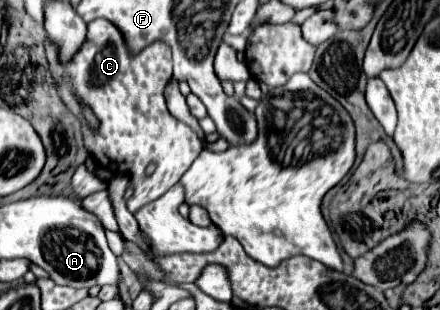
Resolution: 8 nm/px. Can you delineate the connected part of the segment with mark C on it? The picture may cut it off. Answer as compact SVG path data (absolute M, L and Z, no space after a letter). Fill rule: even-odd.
M102 18L88 22L86 40L68 64L60 62L58 46L50 38L44 40L44 48L46 48L46 60L50 64L50 72L54 76L58 94L60 94L62 102L66 104L66 108L78 120L82 120L82 106L88 106L92 110L92 114L98 118L98 128L86 136L84 146L86 146L88 154L94 156L96 164L102 168L108 168L108 170L120 172L120 174L130 174L134 196L126 202L128 210L136 212L142 206L150 204L152 200L160 198L168 188L172 188L182 178L182 174L190 168L190 164L198 158L198 154L202 152L202 142L190 126L176 120L166 108L164 88L166 88L168 80L172 78L170 48L164 42L154 42L148 48L144 48L138 56L132 56L128 52L128 46L126 46L120 30L114 28L112 22L102 20ZM150 162L156 164L156 170L154 170L154 174L146 176L144 170Z

